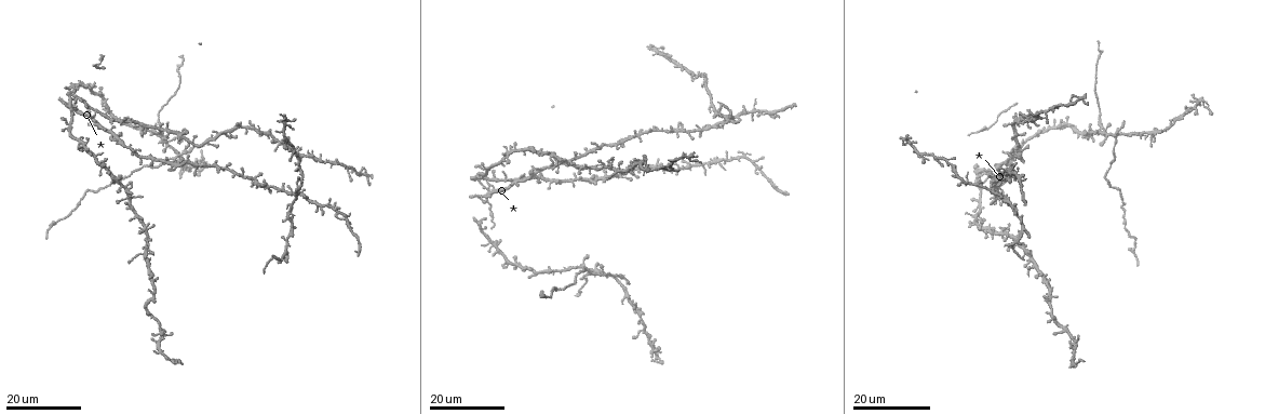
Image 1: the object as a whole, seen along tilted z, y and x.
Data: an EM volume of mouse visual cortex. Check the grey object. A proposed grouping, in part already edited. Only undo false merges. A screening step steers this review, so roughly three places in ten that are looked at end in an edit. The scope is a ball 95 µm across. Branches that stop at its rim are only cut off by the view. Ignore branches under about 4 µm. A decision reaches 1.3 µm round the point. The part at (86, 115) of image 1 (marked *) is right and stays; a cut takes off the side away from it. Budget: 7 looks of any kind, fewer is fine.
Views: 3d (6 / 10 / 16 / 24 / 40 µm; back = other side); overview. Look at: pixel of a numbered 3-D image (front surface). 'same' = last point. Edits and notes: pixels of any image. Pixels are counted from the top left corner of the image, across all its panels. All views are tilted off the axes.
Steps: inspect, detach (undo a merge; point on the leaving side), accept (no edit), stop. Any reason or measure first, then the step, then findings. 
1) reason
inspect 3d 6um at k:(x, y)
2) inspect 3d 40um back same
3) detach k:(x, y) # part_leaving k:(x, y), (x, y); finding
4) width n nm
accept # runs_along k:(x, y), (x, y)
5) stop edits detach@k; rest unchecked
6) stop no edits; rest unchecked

looks like a crossing
inspect 3d 16um at 1:(289, 255)

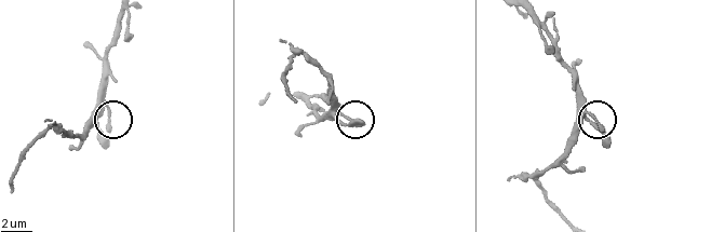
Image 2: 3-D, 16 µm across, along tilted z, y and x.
inspect 3d 10um at 2:(346, 116)

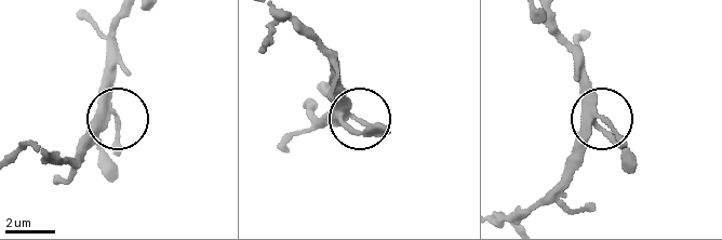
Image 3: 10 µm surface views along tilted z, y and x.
accept # continuous, no second cell

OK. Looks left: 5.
three-way junction
inspect 3d 16um at 1:(274, 258)

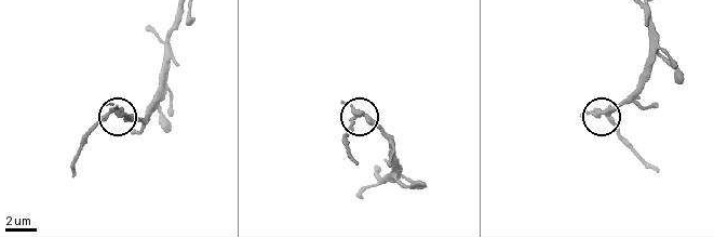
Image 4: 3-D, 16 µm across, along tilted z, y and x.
inspect 3d 6um at 4:(110, 111)

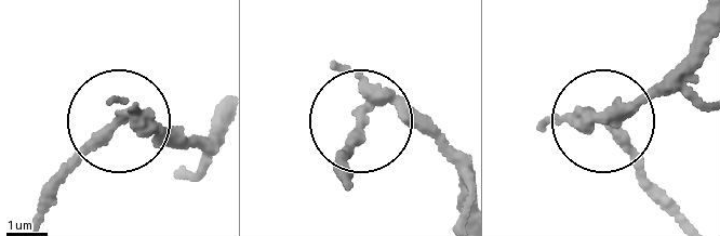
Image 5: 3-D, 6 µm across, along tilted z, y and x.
arms 3
detach 5:(94, 151) # two cells meet here

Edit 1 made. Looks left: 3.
inspect overview

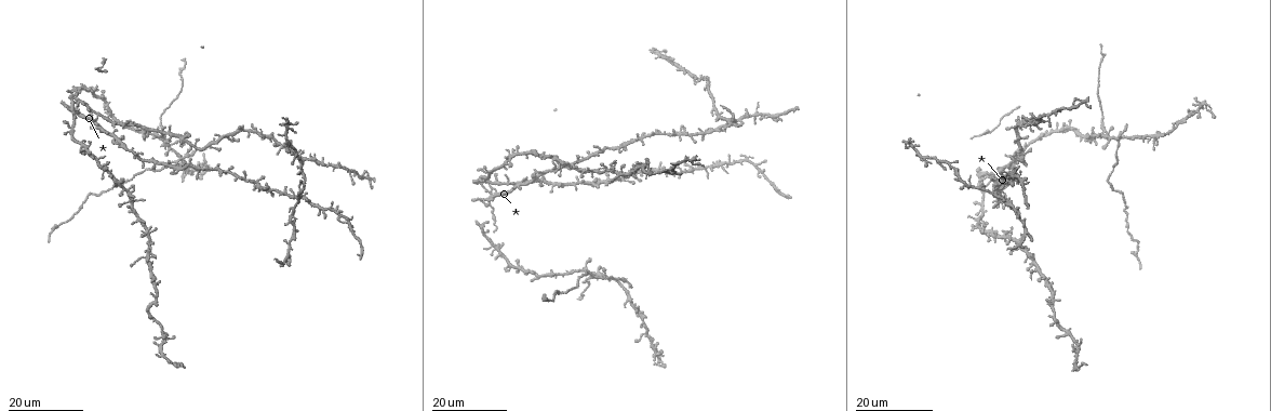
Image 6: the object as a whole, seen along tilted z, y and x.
three arms meet
inspect 3d 24um at 6:(176, 156)

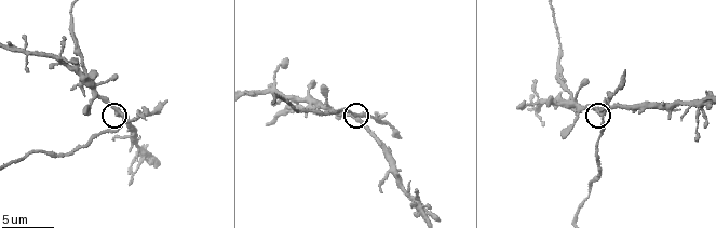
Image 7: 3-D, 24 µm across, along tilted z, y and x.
inspect 3d 6um at 7:(118, 112)

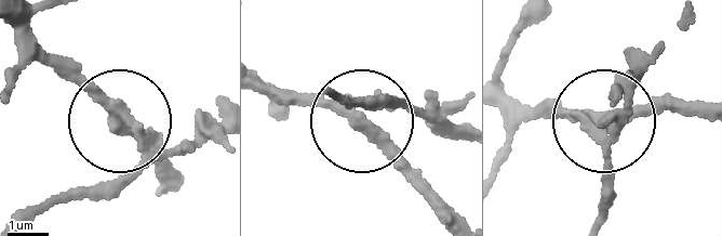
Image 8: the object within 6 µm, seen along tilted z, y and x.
width 290 nm
detach 8:(131, 170) # part_leaving 8:(121, 109), (135, 153), (121, 174), (57, 194), (19, 222); two cells meet here

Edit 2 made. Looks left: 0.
stop edits detach@5, detach@8; rest unchecked

